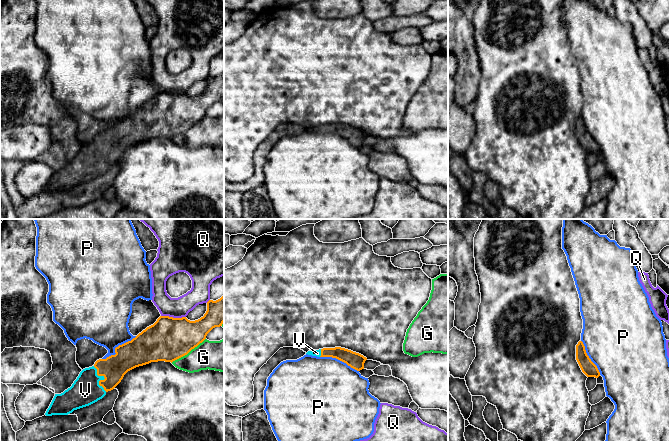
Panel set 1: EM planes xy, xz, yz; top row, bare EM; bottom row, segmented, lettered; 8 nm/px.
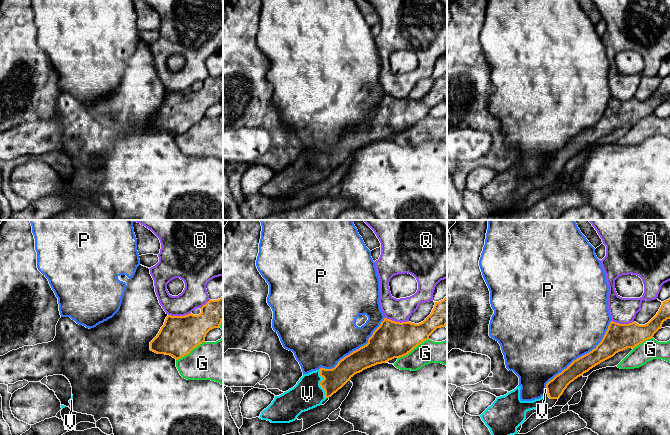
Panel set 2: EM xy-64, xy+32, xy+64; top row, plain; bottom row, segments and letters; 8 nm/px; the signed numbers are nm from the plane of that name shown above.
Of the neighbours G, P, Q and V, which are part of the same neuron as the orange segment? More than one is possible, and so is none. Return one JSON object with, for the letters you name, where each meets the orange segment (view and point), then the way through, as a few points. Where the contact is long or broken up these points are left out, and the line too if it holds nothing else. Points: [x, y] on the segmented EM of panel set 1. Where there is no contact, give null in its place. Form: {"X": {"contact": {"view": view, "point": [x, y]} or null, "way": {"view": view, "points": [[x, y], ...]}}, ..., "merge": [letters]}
{"V": {"contact": {"view": "xy", "point": [104, 377]}, "way": {"view": "xy", "points": [[113, 368], [104, 377], [96, 380], [85, 390]]}}, "merge": ["V"]}

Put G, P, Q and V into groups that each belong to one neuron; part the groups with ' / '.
G / P / Q / V

